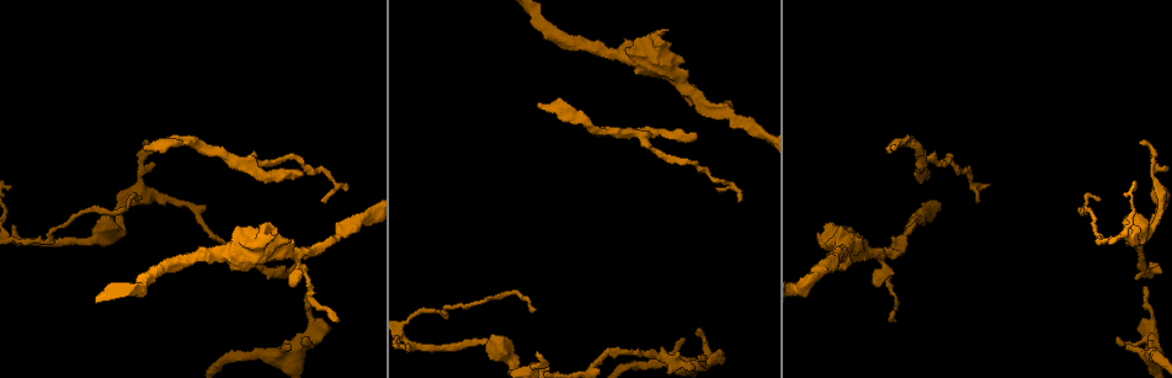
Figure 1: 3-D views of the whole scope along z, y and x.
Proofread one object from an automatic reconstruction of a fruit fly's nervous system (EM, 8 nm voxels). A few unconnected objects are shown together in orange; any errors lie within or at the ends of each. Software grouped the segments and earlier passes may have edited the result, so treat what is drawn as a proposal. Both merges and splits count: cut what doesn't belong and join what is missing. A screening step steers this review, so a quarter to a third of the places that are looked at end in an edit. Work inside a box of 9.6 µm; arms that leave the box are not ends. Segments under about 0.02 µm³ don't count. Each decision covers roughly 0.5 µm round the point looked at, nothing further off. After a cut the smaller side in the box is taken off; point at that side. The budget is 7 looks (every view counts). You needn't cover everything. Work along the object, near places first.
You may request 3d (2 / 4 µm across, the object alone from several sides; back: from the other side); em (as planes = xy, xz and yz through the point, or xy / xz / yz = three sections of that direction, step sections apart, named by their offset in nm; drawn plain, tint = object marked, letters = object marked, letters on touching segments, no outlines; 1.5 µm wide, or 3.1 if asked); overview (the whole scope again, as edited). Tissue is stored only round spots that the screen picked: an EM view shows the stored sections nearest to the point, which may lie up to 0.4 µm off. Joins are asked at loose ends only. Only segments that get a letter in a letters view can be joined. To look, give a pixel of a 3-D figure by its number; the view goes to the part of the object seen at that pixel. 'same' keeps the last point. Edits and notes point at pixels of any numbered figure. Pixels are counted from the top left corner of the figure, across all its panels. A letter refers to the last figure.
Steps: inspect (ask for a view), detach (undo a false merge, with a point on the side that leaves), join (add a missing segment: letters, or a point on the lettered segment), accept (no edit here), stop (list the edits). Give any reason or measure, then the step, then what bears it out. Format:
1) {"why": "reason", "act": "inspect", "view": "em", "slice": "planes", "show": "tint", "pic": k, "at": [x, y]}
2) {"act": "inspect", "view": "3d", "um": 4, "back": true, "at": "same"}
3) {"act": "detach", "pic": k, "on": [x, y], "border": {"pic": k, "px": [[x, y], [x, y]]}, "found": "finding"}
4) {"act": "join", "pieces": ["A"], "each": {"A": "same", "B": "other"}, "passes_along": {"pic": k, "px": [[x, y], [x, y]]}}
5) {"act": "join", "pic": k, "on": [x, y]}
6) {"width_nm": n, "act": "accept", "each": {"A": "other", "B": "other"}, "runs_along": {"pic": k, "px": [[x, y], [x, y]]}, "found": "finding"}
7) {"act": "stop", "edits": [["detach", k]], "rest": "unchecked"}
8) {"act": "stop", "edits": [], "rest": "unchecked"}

{"why": "an open end", "act": "inspect", "view": "em", "slice": "yz", "step": 4, "show": "letters", "pic": 1, "at": [146, 140]}

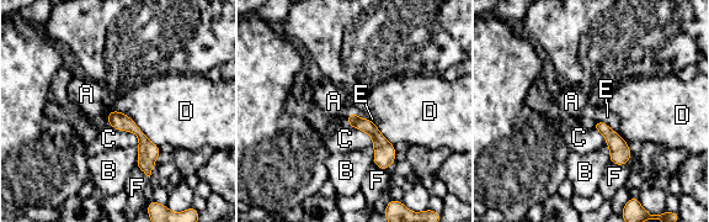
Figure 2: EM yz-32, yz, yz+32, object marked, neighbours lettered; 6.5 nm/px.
{"act": "accept", "each": {"A": "other", "B": "other", "C": "other", "D": "other", "E": "other", "F": "other"}, "border": {"pic": 2, "px": [[112, 109], [124, 112], [159, 146]]}, "found": "no lettered segment goes on from it"}

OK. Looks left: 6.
{"why": "thick turns thin", "act": "inspect", "view": "3d", "um": 4, "pic": 1, "at": [1127, 244]}

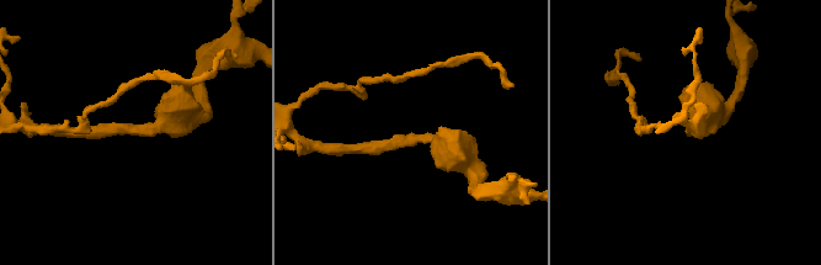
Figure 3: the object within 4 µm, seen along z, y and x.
{"arm_widths_nm": [190, 480], "why": "now the EM", "act": "inspect", "view": "em", "slice": "xz", "step": 8, "show": "letters", "pic": 3, "at": [143, 130]}

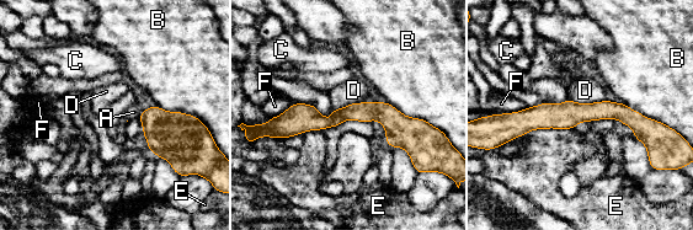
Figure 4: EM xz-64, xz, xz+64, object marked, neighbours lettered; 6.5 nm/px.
{"why": "another direction", "act": "inspect", "view": "em", "slice": "planes", "show": "letters", "at": "same"}

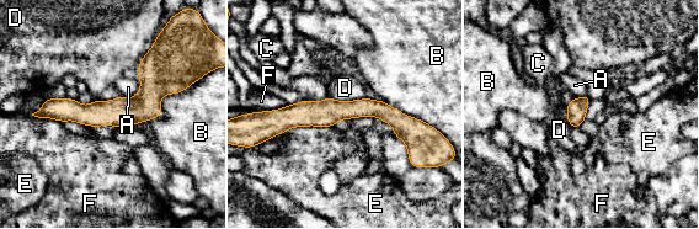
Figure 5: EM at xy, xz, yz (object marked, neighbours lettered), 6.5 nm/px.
{"act": "accept", "each": {"A": "other", "B": "other", "C": "other", "D": "other", "E": "other", "F": "other"}, "border": {"pic": 5, "px": [[329, 95], [342, 101], [364, 97]]}, "found": "all the same cell"}

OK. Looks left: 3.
{"why": "free end", "act": "inspect", "view": "3d", "um": 2, "pic": 1, "at": [1150, 263]}

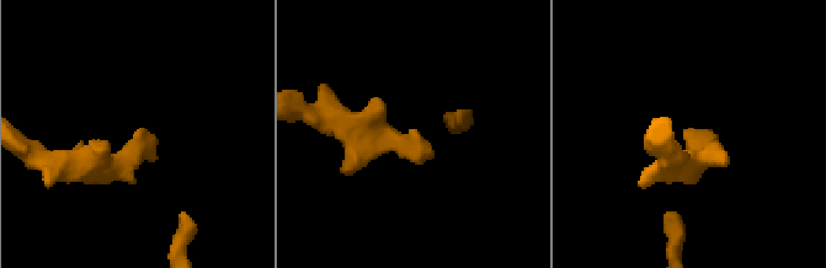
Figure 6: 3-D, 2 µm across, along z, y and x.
{"why": "now the EM", "act": "inspect", "view": "em", "slice": "planes", "show": "letters", "pic": 6, "at": [691, 129]}

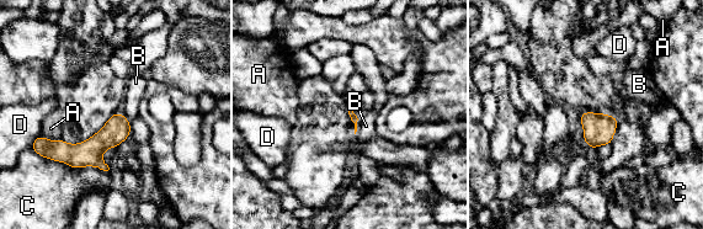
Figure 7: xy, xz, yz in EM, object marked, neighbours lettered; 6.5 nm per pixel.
{"act": "accept", "each": {"A": "other", "B": "other", "C": "other", "D": "other"}, "runs_along": {"pic": 7, "px": [[127, 123], [89, 153], [52, 153]]}, "found": "none of them fits"}

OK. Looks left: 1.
{"act": "stop", "edits": [], "rest": "unchecked"}

